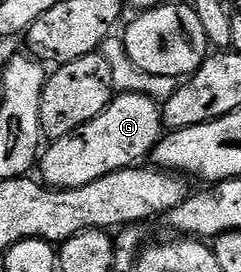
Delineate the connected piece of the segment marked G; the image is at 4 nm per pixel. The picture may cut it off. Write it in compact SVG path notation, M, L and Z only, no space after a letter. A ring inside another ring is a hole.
M116 93L101 116L89 120L89 124L81 124L69 136L54 139L42 151L42 181L52 190L85 188L85 184L93 184L93 180L101 180L109 172L142 163L163 133L163 112L158 101L143 94Z

